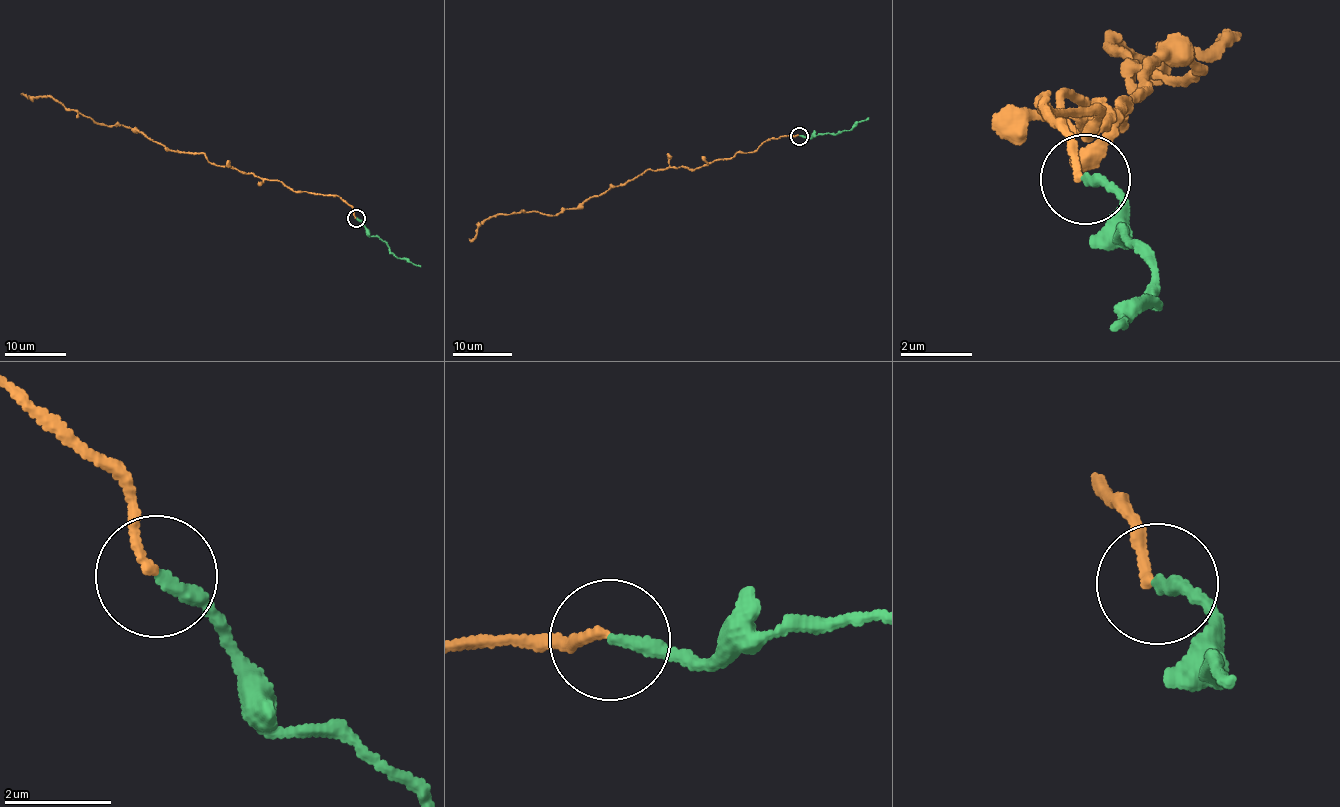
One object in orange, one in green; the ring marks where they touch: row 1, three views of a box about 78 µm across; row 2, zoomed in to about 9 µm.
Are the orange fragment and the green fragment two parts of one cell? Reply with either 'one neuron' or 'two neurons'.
one neuron

